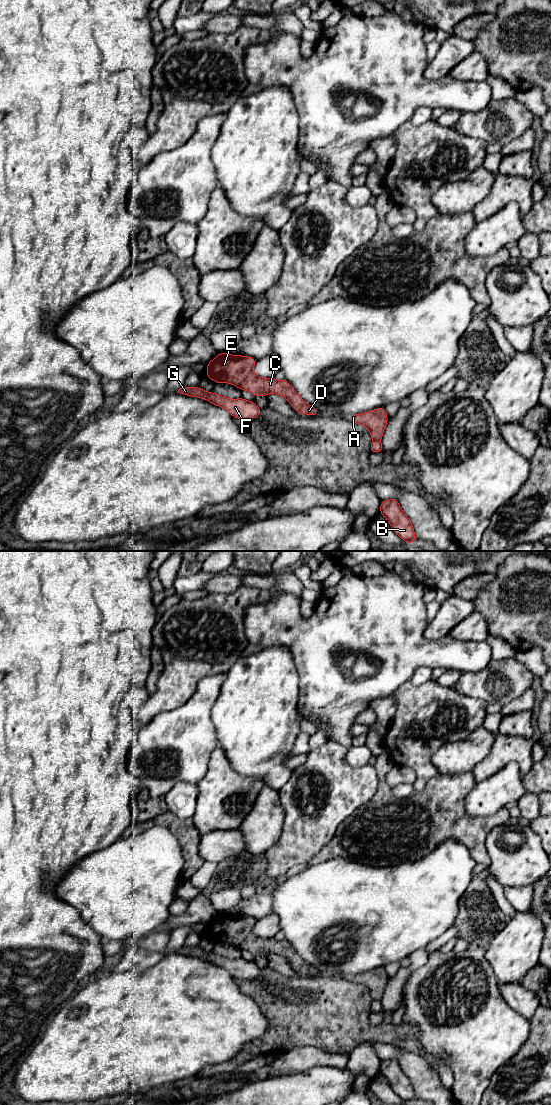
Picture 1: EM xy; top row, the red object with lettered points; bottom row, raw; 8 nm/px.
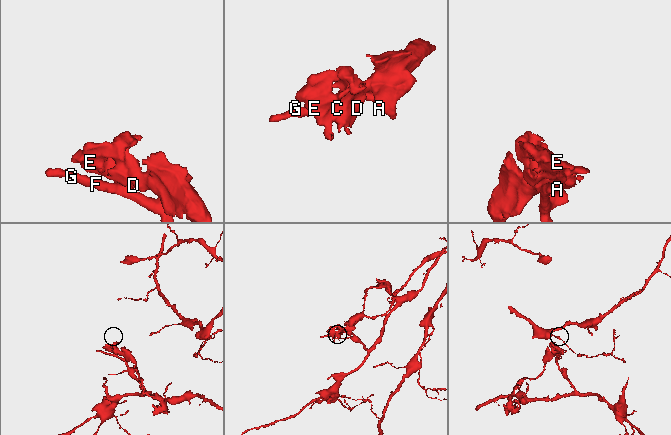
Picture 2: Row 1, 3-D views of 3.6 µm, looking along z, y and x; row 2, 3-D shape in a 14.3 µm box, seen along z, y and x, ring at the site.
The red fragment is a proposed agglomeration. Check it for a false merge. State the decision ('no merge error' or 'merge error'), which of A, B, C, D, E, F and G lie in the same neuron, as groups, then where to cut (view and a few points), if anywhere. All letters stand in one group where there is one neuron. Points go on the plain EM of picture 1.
merge error | A C D E / B F G | xy (373, 999), (379, 1000)

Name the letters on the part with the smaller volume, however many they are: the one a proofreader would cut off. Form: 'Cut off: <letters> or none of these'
Cut off: A, C, D, E

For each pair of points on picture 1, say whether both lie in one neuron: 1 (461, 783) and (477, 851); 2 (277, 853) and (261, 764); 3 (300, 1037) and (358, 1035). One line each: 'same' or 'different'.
1: same
2: different
3: same

